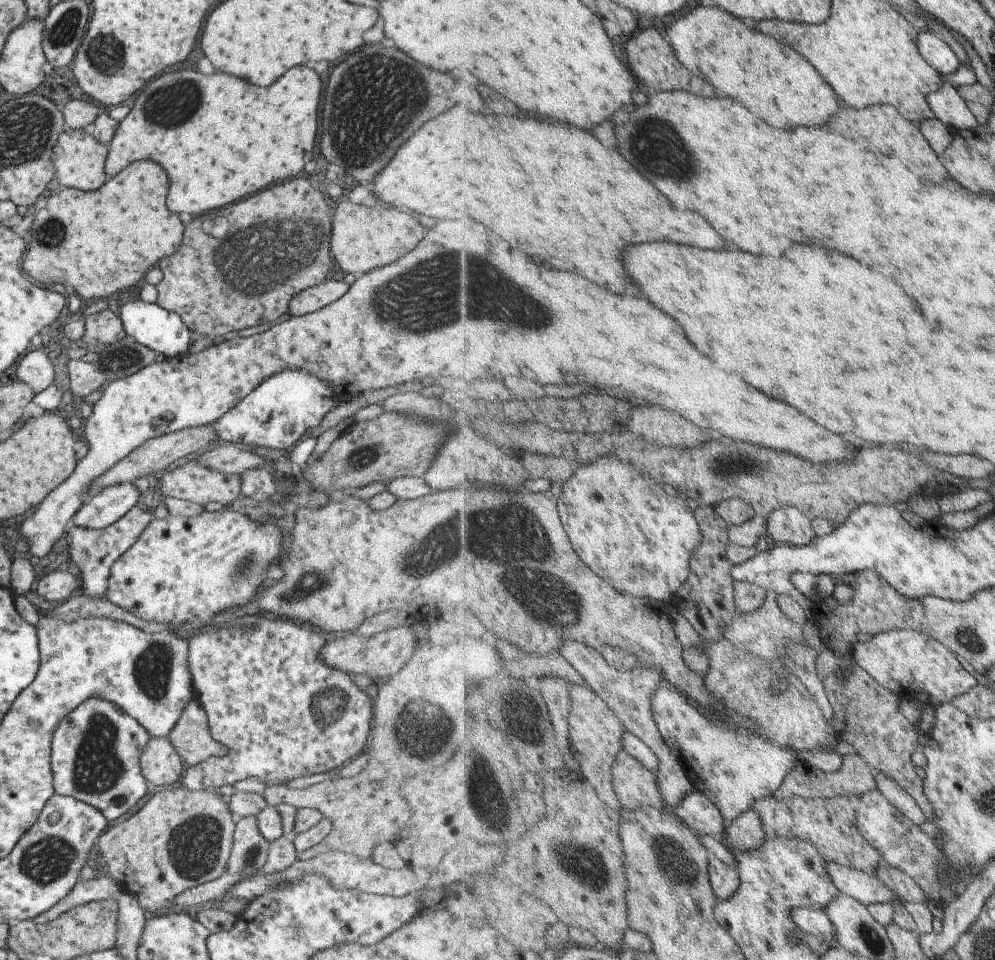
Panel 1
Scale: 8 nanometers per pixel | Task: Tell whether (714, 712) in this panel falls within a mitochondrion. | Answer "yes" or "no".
no

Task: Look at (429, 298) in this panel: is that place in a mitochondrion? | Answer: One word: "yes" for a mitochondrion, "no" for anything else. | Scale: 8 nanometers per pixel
yes

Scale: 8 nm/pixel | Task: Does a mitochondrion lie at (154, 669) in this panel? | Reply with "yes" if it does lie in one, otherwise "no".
yes

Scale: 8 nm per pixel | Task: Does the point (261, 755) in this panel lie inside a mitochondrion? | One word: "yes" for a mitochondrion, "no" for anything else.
no

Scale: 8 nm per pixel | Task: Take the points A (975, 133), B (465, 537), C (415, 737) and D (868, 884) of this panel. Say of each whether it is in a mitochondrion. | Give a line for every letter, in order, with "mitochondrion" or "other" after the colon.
A: other
B: mitochondrion
C: mitochondrion
D: other

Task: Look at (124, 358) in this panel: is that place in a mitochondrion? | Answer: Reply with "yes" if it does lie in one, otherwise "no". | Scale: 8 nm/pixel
yes

